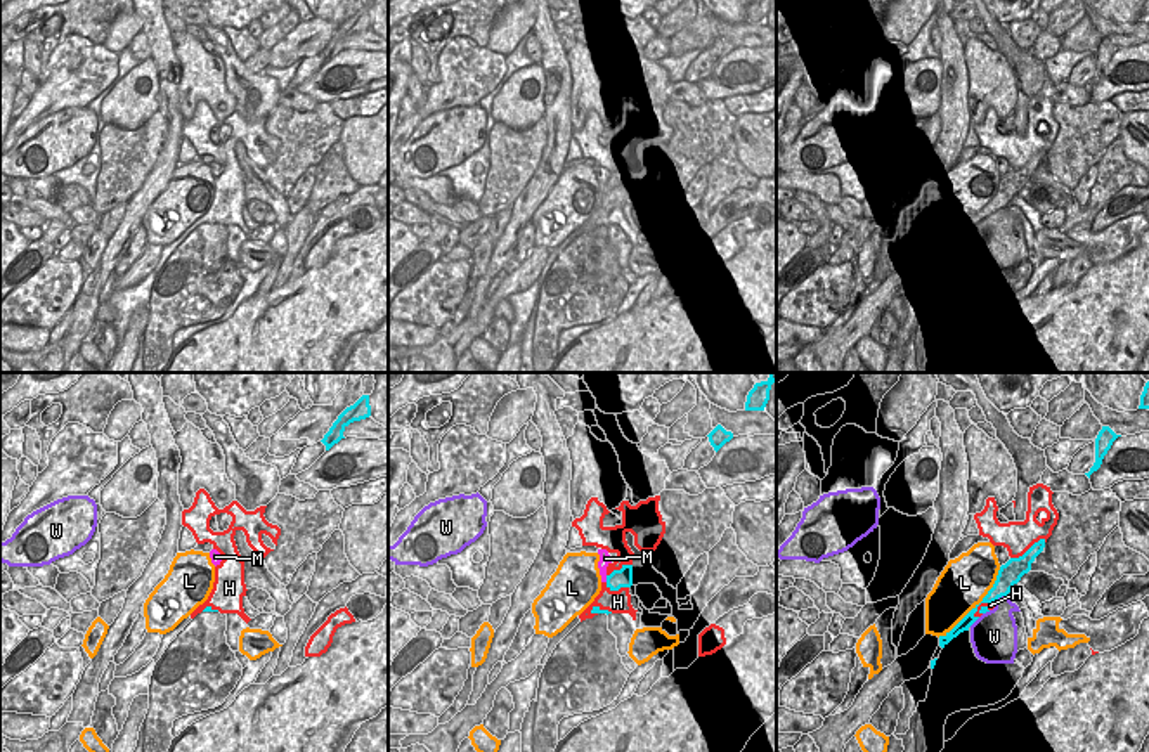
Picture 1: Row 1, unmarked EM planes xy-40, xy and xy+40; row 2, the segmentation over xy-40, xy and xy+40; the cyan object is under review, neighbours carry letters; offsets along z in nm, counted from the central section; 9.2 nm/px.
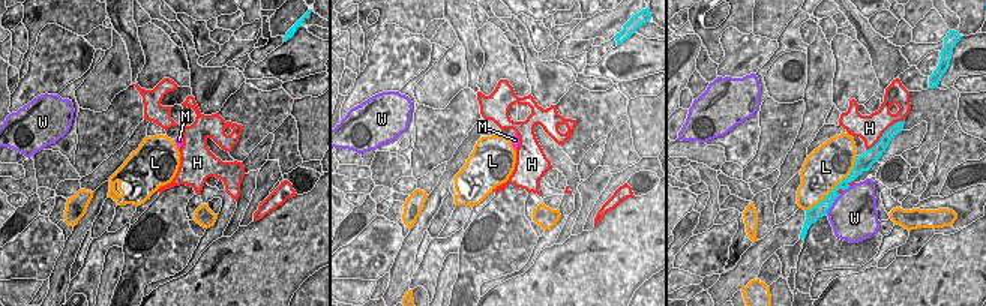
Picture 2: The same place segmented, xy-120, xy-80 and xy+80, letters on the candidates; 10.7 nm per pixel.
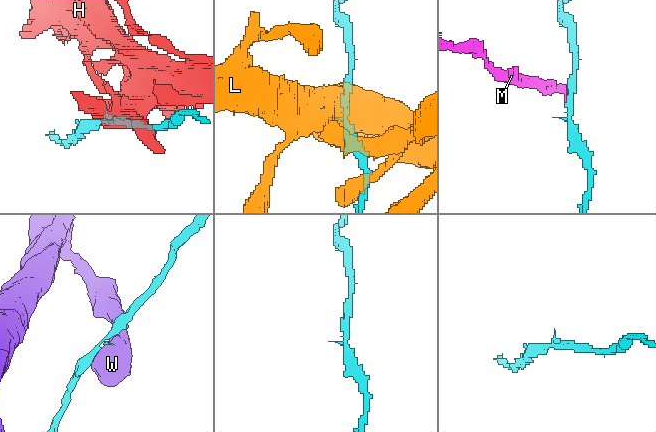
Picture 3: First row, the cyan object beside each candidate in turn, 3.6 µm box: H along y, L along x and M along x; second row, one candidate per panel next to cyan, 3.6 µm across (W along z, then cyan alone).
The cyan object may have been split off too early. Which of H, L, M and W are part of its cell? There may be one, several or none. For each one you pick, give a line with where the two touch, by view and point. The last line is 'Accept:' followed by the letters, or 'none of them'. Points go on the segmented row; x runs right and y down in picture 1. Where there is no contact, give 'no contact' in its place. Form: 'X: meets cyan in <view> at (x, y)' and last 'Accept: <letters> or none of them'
Accept: none of them

